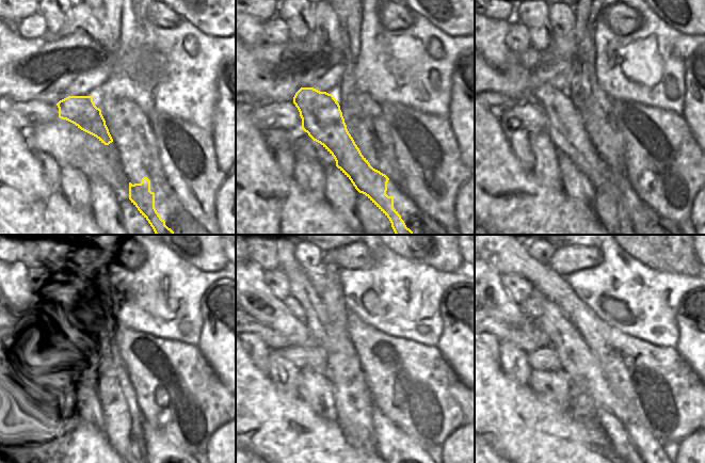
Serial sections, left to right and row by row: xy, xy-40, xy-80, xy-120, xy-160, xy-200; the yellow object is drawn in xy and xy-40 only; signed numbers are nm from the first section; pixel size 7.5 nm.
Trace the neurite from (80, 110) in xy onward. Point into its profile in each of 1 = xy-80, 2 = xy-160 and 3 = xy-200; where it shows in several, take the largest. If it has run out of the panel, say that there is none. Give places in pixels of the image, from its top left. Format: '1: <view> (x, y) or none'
1: xy-80 (565, 127)
2: xy-160 (257, 300)
3: xy-200 (496, 299)

